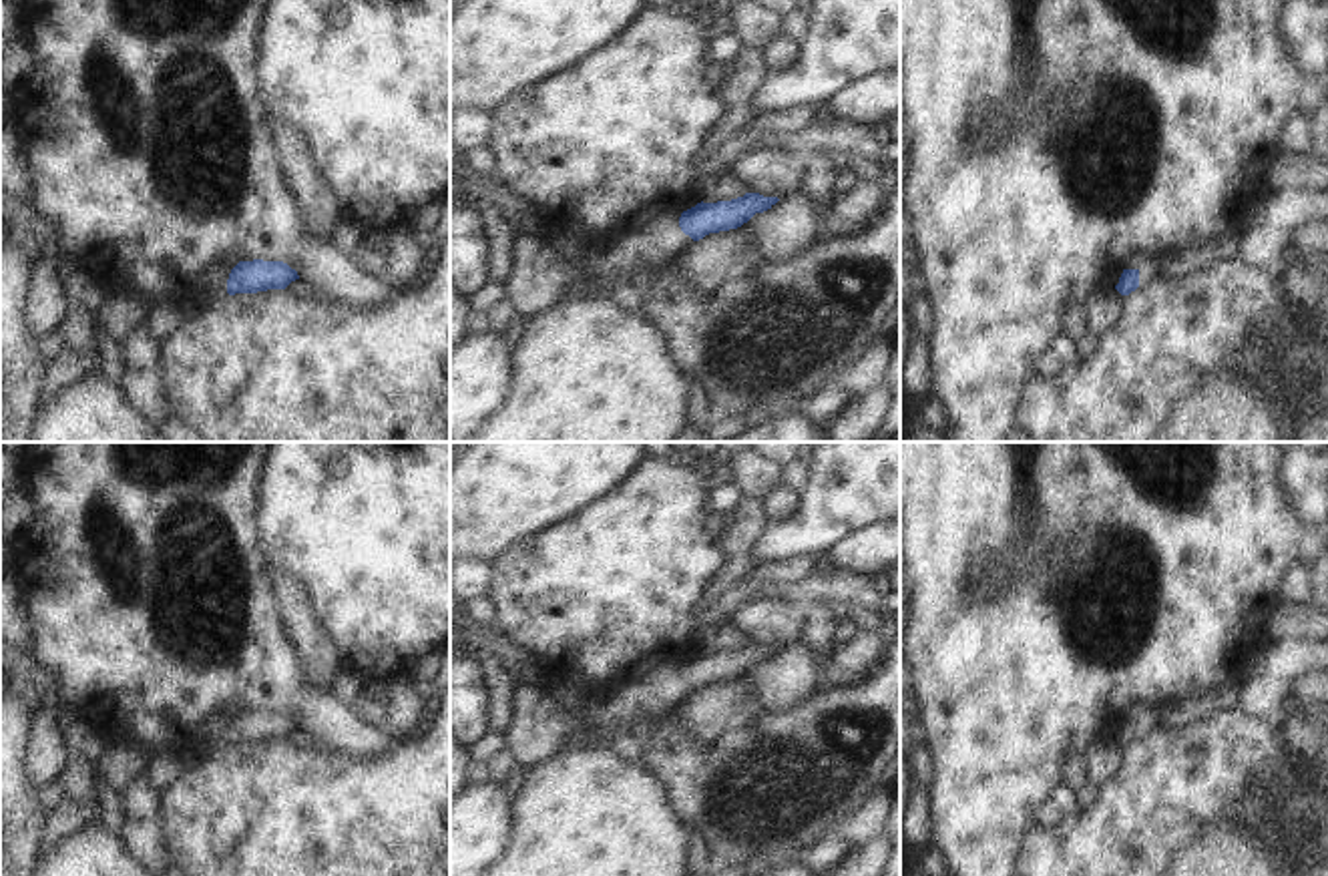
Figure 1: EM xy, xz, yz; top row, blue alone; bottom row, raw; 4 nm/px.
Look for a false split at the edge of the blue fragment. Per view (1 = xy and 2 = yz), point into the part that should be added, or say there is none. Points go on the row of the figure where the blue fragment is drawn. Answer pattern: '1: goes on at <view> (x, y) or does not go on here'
1: goes on at xy (213, 282)
2: goes on at yz (1148, 266)

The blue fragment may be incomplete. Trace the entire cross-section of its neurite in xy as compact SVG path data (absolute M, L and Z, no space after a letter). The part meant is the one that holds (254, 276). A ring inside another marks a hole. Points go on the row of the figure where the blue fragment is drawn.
M217 261L201 277L197 297L201 301L219 295L257 293L267 289L285 289L299 279L297 271L283 261Z

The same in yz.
M1145 253L1133 255L1119 277L1115 289L1121 295L1129 295L1135 289L1143 289L1149 283L1159 279L1159 263L1161 259L1149 257Z

